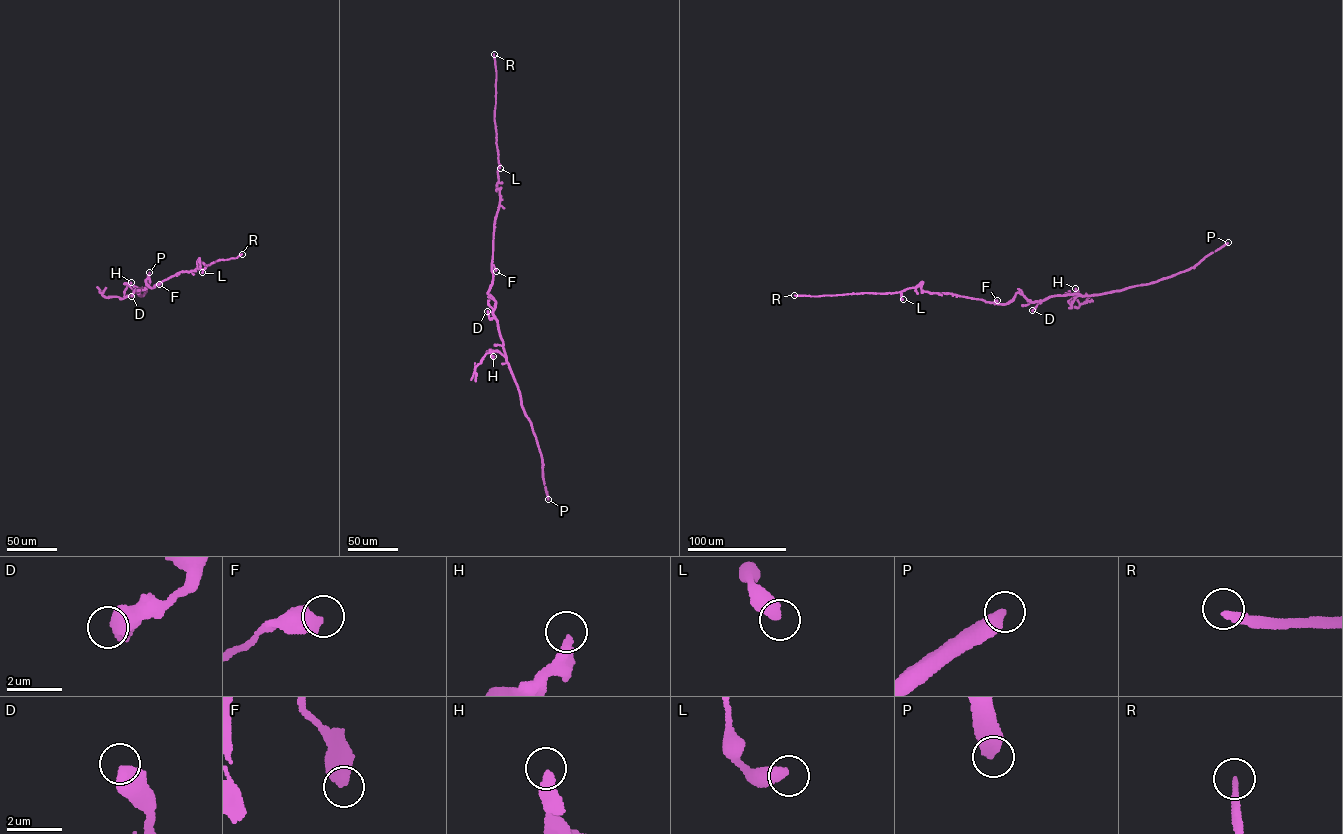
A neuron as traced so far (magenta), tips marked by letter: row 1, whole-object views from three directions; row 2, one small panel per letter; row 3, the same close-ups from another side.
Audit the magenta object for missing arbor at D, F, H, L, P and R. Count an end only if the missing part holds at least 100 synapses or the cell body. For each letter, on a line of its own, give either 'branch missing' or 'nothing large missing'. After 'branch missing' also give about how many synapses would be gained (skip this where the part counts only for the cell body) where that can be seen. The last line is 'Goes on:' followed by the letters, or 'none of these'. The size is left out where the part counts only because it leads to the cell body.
D: nothing large missing
F: nothing large missing
H: nothing large missing
L: nothing large missing
P: nothing large missing
R: branch missing; about 200 synapses
Goes on: R

